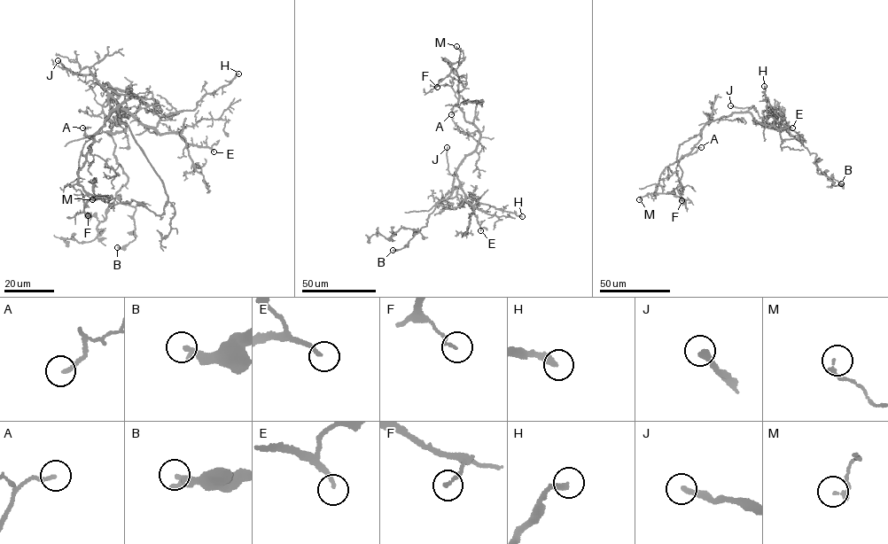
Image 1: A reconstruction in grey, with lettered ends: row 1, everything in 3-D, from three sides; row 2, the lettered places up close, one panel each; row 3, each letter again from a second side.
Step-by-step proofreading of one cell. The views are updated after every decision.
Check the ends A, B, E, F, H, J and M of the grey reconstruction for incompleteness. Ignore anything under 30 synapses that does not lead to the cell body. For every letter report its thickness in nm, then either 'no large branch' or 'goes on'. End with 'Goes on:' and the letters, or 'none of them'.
A: 150 nm | no large branch
B: 320 nm | no large branch
E: 180 nm | goes on
F: 130 nm | no large branch
H: 300 nm | no large branch
J: 280 nm | goes on
M: 190 nm | no large branch
Goes on: E, J

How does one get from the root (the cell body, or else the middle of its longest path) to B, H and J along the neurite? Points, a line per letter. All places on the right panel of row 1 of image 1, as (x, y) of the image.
B: (736, 112), (750, 112), (754, 123), (785, 130), (810, 153), (816, 154), (814, 163), (823, 174), (841, 183)
H: (736, 112), (750, 112), (757, 121), (767, 126), (764, 86)
J: (736, 112), (746, 112), (753, 105), (743, 108), (730, 105)

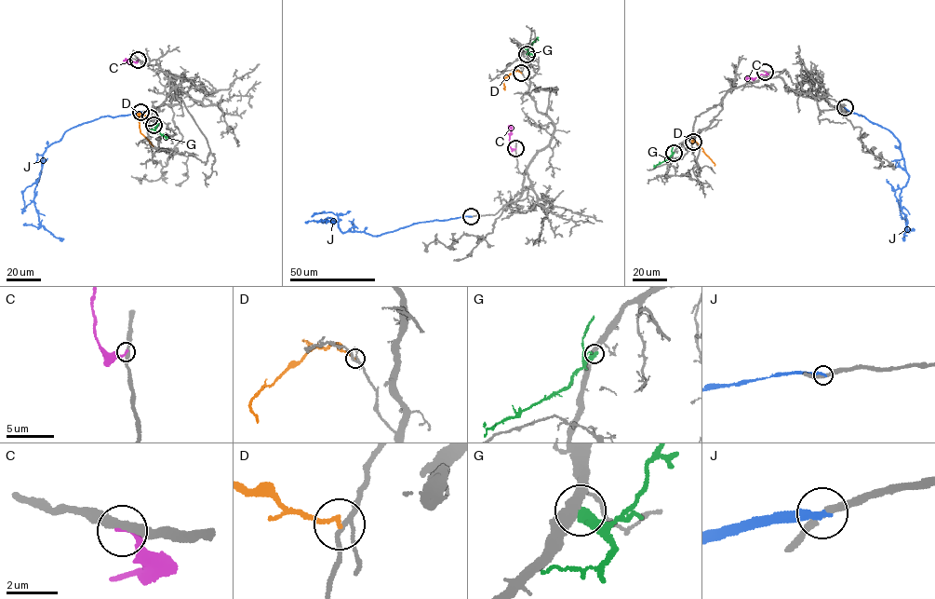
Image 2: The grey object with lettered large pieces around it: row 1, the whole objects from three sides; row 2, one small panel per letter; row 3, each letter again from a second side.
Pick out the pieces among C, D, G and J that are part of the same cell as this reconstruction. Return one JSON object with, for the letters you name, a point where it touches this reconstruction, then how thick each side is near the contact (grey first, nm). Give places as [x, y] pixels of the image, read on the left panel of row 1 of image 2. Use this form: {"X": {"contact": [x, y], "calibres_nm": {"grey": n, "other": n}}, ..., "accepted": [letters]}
{"accepted": []}

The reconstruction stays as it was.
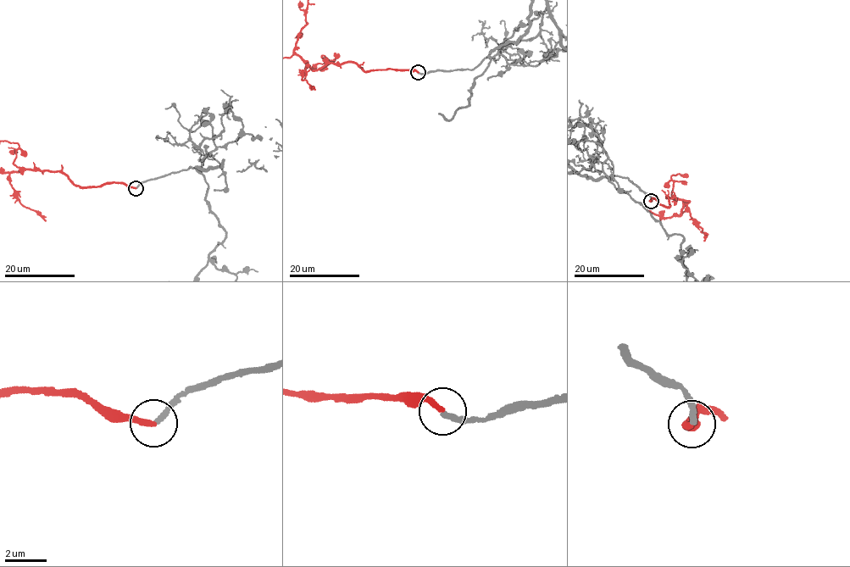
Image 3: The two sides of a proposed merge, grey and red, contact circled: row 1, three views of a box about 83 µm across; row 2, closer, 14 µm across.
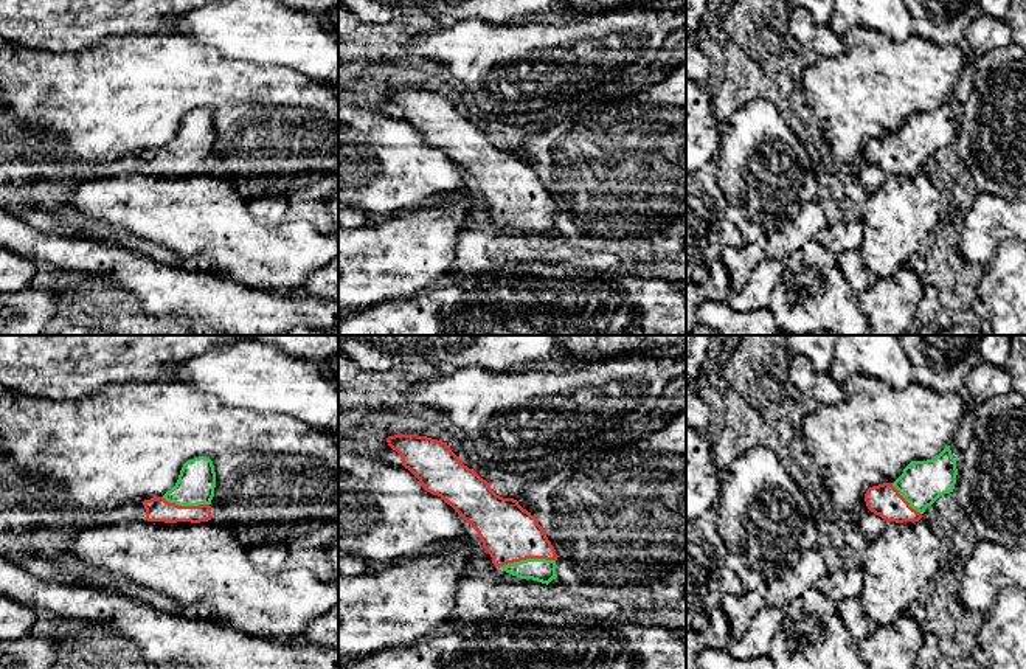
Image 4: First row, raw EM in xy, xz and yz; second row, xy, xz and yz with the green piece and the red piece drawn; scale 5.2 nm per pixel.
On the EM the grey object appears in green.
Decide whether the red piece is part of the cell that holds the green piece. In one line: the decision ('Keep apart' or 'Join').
Join

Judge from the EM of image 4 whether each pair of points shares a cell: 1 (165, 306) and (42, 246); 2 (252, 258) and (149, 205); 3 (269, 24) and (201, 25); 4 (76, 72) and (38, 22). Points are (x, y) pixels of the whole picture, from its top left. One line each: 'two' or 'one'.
1: one
2: one
3: one
4: two

